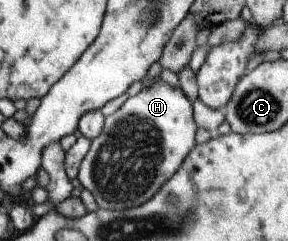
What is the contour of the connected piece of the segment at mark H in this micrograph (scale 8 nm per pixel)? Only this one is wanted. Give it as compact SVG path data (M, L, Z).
M155 78L149 86L142 87L134 96L130 95L117 110L106 116L102 132L90 140L89 150L81 159L76 178L82 188L91 192L99 209L121 210L139 206L151 198L159 186L171 178L171 174L175 174L196 145L197 128L192 115L192 102L183 95L179 86L169 86L160 78Z

